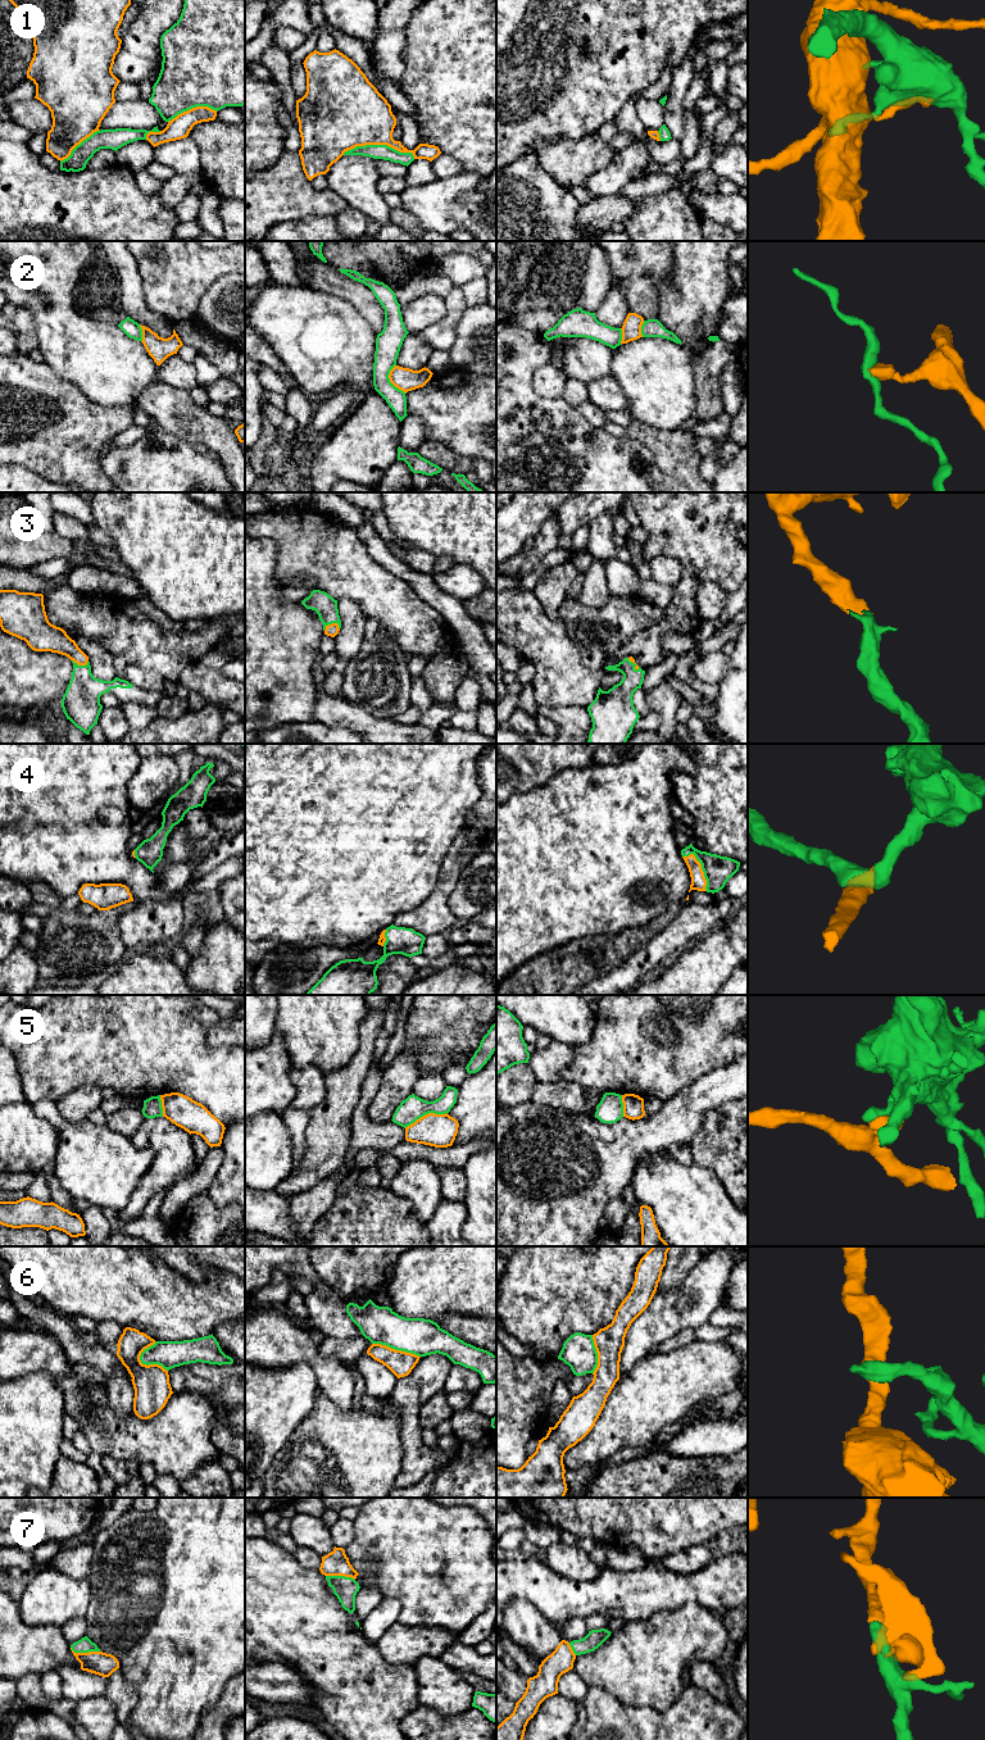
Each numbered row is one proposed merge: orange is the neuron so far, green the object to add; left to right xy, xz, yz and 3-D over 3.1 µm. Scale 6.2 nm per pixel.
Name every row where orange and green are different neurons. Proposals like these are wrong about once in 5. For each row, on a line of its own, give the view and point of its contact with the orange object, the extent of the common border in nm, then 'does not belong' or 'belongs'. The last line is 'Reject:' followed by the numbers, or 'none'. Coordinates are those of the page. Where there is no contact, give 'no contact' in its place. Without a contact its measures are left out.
1: meets orange in xz at (380, 144); contact 460 nm long; does not belong
2: meets orange in xz at (390, 381); contact 200 nm long; does not belong
3: meets orange in xz at (332, 623); contact 110 nm long; belongs
4: meets orange in yz at (700, 867); contact 280 nm long; belongs
5: meets orange in xz at (426, 1114); contact 280 nm long; does not belong
6: meets orange in xy at (150, 1364); contact 200 nm long; does not belong
7: meets orange in xy at (85, 1653); contact 190 nm long; belongs
Reject: 1, 2, 5, 6

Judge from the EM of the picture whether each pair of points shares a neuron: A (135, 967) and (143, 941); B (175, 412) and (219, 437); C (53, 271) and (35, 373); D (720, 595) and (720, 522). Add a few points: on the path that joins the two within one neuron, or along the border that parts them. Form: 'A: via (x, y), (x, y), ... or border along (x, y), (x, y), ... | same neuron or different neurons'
A: border along (148, 949), (137, 952) | different neurons
B: via (186, 419), (208, 428) | same neuron
C: border along (44, 360), (60, 377), (68, 380) | different neurons
D: border along (729, 591), (702, 582), (695, 605) | different neurons

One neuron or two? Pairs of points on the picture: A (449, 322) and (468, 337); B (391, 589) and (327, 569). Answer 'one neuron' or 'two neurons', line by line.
A: two neurons
B: one neuron

